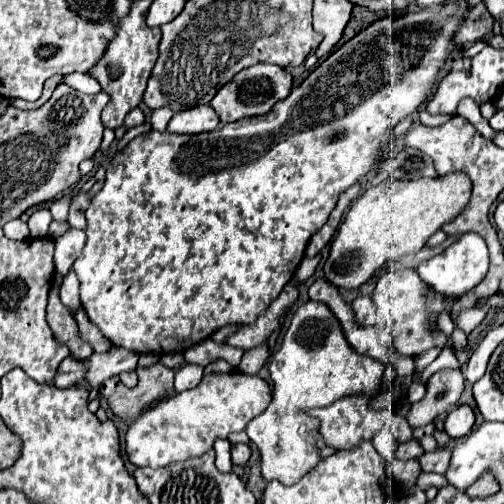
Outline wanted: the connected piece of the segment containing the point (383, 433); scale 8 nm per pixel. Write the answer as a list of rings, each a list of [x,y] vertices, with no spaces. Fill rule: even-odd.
[[[380,430],[374,440],[372,440],[372,446],[376,448],[376,452],[386,460],[386,462],[392,462],[394,460],[394,452],[398,448],[398,442],[394,440],[392,432],[390,430]]]

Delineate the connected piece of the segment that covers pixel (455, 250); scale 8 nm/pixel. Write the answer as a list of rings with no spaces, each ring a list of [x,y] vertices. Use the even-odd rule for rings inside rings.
[[[468,232],[460,236],[454,244],[450,244],[442,254],[422,260],[416,272],[428,286],[434,288],[434,292],[442,294],[446,300],[458,300],[466,292],[470,292],[476,284],[482,282],[482,278],[488,272],[488,264],[490,264],[490,258],[488,258],[488,248],[486,248],[484,238],[474,232]]]

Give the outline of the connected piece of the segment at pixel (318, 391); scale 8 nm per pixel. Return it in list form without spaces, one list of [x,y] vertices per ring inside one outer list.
[[[308,302],[294,312],[268,370],[272,378],[272,402],[246,426],[246,434],[260,450],[262,478],[266,482],[278,480],[282,484],[294,484],[322,460],[314,446],[320,436],[318,420],[310,418],[306,410],[328,406],[336,398],[350,394],[378,394],[384,364],[370,356],[356,354],[346,342],[338,320],[330,314],[328,306],[322,302]]]

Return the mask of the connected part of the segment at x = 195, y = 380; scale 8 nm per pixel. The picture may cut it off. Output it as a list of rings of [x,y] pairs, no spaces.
[[[186,364],[184,368],[180,368],[176,372],[176,378],[174,378],[174,388],[176,392],[184,392],[184,390],[190,390],[194,386],[200,384],[204,376],[204,368],[198,366],[198,364]]]

